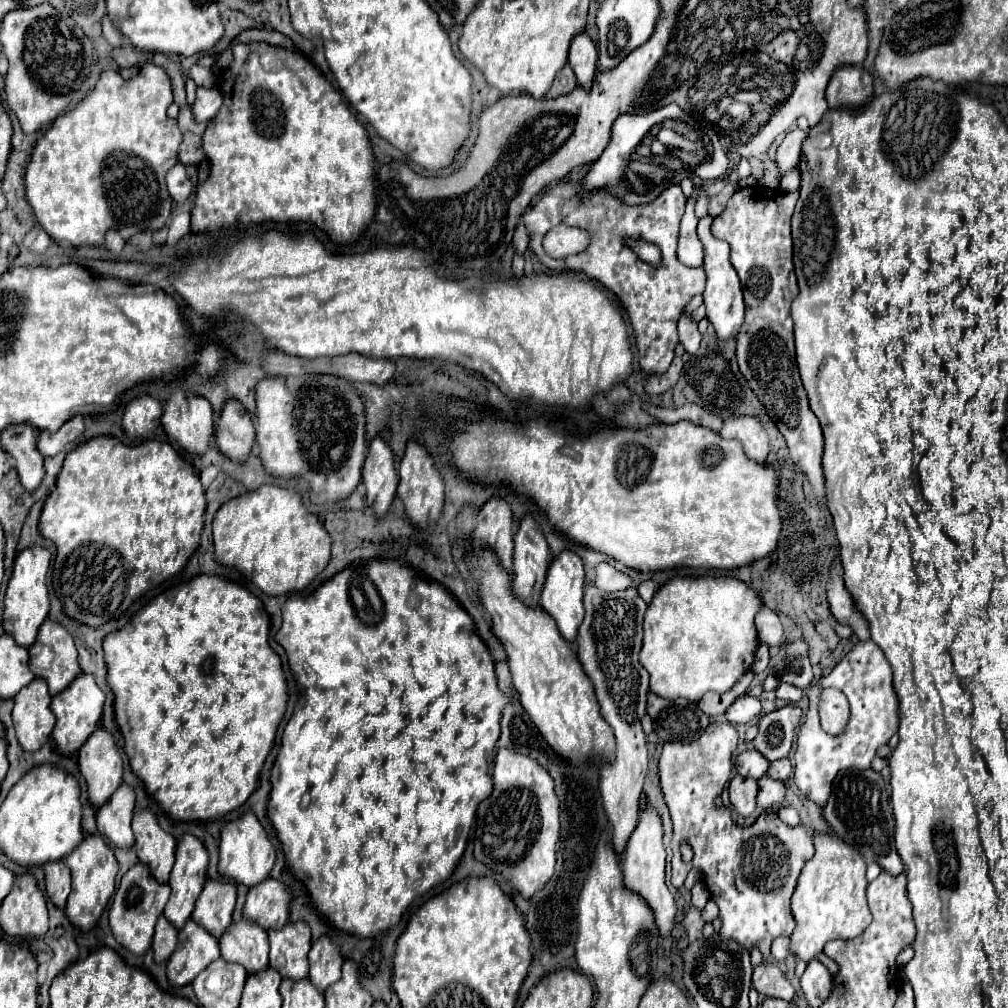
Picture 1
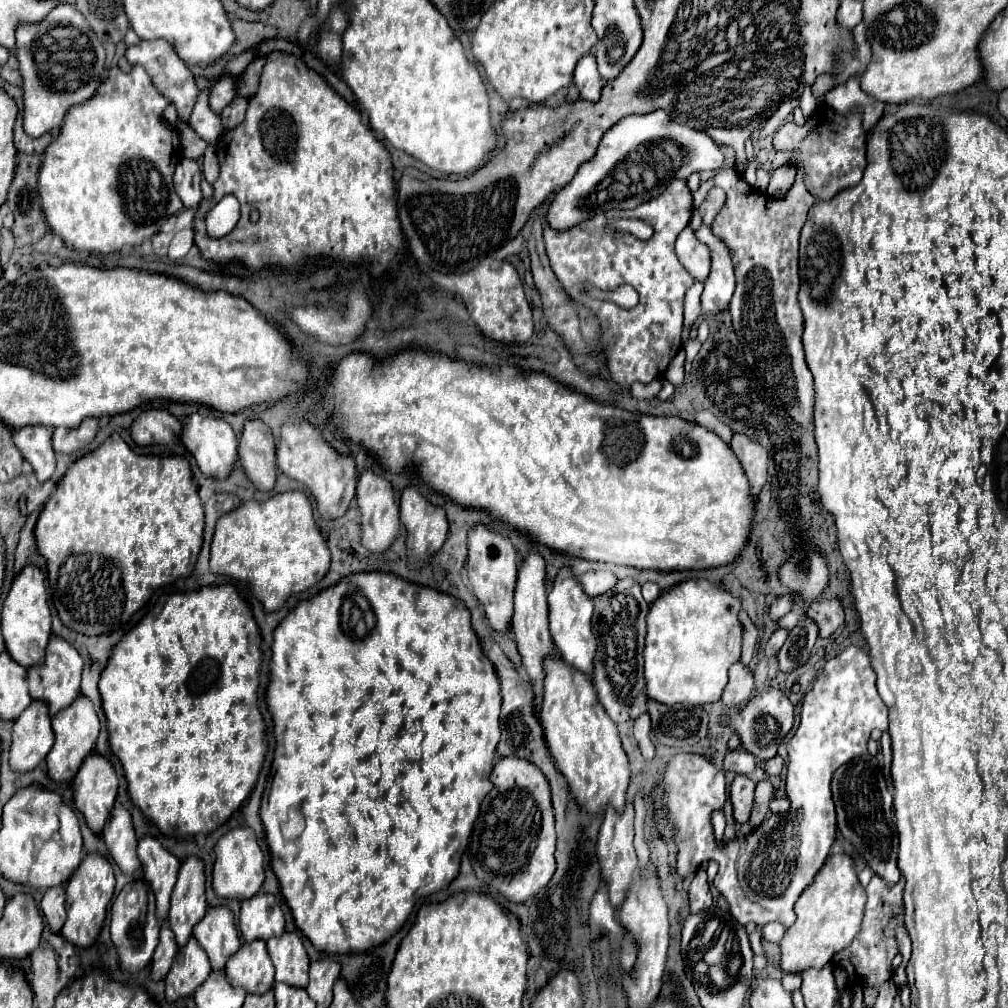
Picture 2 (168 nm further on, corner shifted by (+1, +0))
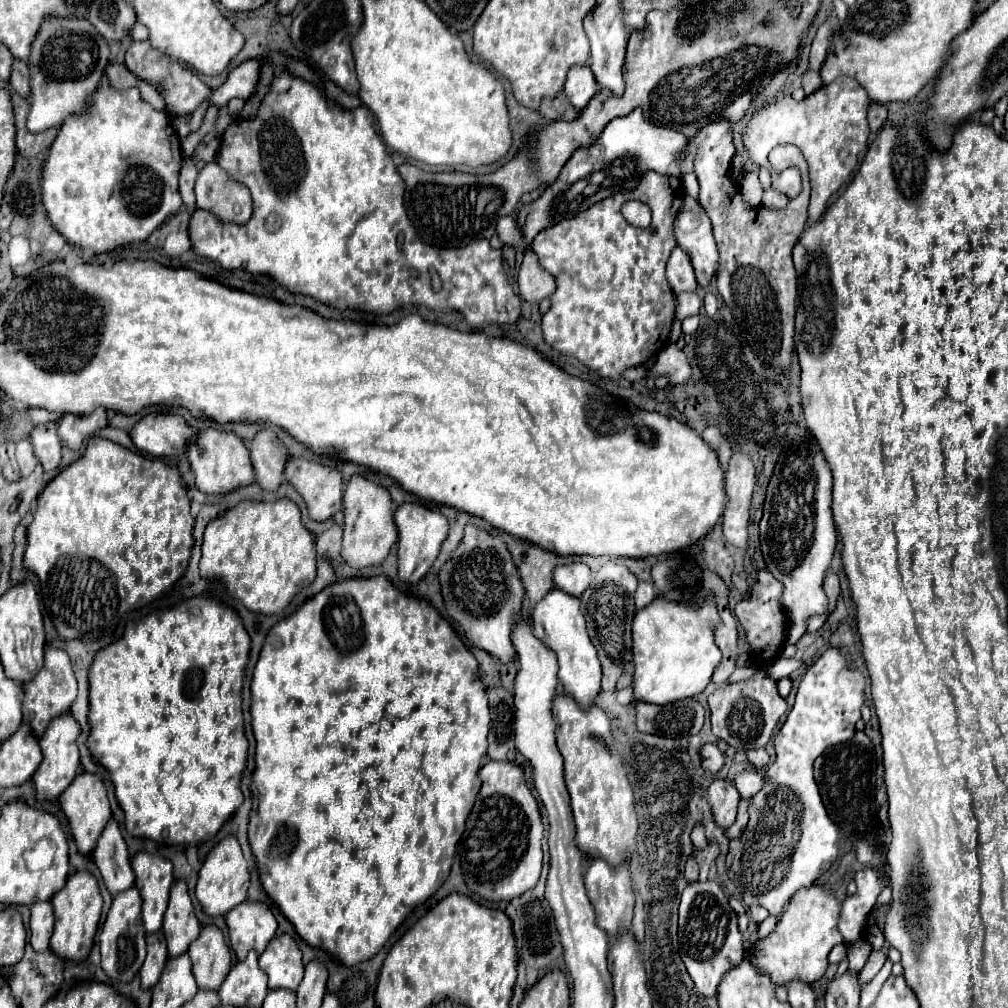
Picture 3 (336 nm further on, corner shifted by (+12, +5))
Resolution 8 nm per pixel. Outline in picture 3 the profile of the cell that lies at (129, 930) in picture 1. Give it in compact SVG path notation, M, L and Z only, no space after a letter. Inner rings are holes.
M132 886L120 894L114 896L110 912L106 916L106 922L102 924L102 932L100 932L100 948L102 948L102 968L104 972L120 982L130 982L144 958L146 958L146 930L142 924L142 916L140 916L140 908L142 908L142 898L138 894L138 888Z

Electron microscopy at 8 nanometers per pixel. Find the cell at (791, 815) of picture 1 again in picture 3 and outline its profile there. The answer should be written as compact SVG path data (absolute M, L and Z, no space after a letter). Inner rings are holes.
M746 770L734 778L734 784L742 798L752 798L756 792L764 788L764 778L756 770Z

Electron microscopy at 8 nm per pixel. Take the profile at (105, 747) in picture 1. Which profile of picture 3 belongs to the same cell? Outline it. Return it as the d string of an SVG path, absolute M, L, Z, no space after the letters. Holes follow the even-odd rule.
M82 772L74 778L74 782L62 792L62 796L58 798L60 806L70 822L72 828L72 836L74 842L78 846L78 850L82 854L90 854L94 850L94 844L98 840L98 832L102 832L102 828L106 826L106 820L110 820L110 804L106 798L106 786L102 782L102 778L98 774L90 774L90 772Z

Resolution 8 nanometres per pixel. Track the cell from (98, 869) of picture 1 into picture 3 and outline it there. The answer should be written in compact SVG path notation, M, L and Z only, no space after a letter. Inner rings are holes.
M88 870L74 872L68 878L66 886L60 892L56 892L50 902L54 904L54 914L56 914L54 934L50 938L50 950L58 952L58 956L64 956L76 962L84 960L92 948L94 934L100 922L100 912L102 912L102 896L100 896L98 880Z

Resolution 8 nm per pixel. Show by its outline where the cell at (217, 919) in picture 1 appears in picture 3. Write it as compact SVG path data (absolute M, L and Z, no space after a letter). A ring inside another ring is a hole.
M212 924L202 926L202 932L188 948L188 956L192 960L192 972L198 988L218 990L232 966L232 954L222 930Z

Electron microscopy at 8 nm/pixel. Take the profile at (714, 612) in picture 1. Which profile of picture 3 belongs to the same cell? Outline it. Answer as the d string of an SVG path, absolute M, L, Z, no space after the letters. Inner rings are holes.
M712 594L696 606L654 598L648 608L638 610L632 622L634 700L668 704L704 692L722 660L722 654L714 644L714 628L720 622Z

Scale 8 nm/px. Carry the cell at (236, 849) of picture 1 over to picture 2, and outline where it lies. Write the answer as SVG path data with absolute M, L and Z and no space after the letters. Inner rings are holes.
M237 827L223 835L215 845L215 867L213 867L213 891L223 899L249 899L259 893L263 885L263 853L249 827Z

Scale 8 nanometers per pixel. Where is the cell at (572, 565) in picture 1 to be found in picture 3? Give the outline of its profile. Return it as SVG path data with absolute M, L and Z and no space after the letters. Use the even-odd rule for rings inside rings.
M552 588L532 610L532 622L534 634L540 640L544 640L544 644L558 656L558 680L562 684L562 690L566 690L566 694L570 694L582 708L594 704L594 698L600 690L602 672L598 654L586 632L586 620L580 610L580 600L576 596L562 592L560 588Z

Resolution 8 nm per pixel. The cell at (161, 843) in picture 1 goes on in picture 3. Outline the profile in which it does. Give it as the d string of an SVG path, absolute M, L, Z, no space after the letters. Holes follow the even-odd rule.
M138 852L132 858L132 870L136 874L136 888L144 900L142 922L150 934L162 928L162 916L168 906L168 892L174 882L172 864L160 856Z

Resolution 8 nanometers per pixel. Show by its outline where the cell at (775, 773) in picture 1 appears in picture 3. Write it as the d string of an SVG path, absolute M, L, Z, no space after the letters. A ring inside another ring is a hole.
M758 748L758 750L748 750L746 754L748 754L750 764L752 764L756 770L762 770L762 768L768 764L768 760L770 760L770 756L768 756L768 752L766 752L764 748Z

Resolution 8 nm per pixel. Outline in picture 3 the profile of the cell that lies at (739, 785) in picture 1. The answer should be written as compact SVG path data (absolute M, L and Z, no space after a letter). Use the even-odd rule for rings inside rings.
M718 778L708 788L708 804L712 806L716 824L720 828L728 828L736 820L736 806L740 802L740 792L736 790L730 778Z

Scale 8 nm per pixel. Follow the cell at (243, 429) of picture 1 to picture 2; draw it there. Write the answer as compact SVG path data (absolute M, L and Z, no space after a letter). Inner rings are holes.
M251 419L245 423L239 445L241 467L261 491L271 491L279 475L275 461L275 443L277 441L271 429L261 419Z

